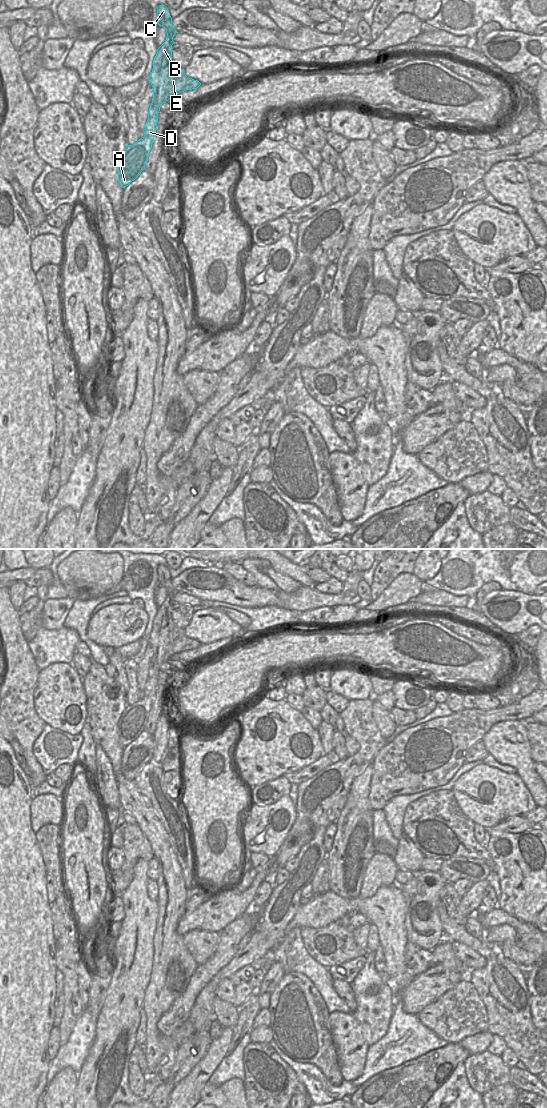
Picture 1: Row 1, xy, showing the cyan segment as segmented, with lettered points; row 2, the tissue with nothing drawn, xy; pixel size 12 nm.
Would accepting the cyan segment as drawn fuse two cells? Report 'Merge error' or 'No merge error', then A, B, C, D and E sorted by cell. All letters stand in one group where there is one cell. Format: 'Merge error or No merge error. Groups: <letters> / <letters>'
No merge error. Groups: A B C D E

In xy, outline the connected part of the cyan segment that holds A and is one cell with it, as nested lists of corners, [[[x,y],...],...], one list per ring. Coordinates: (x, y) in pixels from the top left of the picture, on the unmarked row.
[[[165,565],[157,567],[158,584],[166,589],[165,602],[157,609],[149,643],[153,647],[153,658],[145,684],[144,697],[133,705],[126,705],[118,721],[118,743],[124,748],[134,741],[145,729],[149,712],[157,690],[158,673],[163,663],[174,654],[197,649],[201,643],[185,635],[172,620],[173,597],[178,593],[172,585],[172,578]]]

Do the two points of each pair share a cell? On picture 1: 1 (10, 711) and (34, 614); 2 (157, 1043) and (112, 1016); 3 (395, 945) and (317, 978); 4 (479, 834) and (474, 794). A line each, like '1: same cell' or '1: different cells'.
1: different cells
2: different cells
3: different cells
4: different cells

